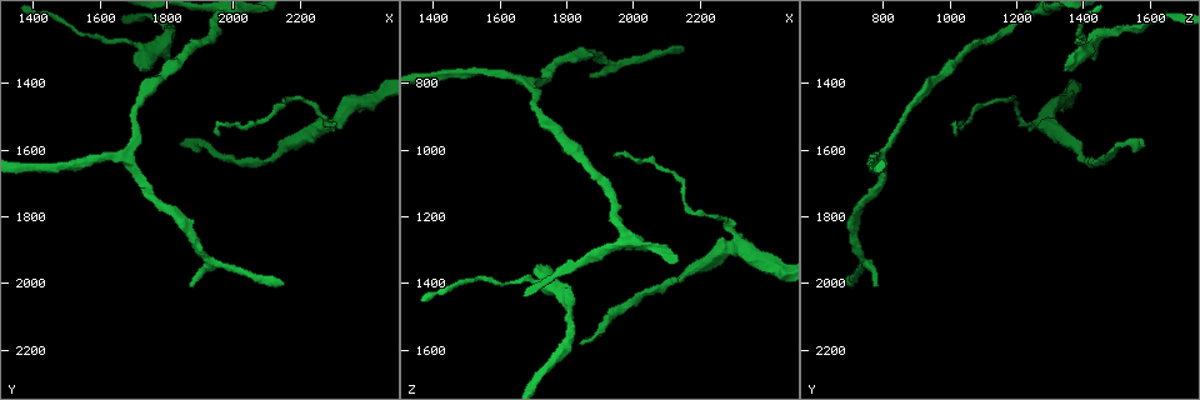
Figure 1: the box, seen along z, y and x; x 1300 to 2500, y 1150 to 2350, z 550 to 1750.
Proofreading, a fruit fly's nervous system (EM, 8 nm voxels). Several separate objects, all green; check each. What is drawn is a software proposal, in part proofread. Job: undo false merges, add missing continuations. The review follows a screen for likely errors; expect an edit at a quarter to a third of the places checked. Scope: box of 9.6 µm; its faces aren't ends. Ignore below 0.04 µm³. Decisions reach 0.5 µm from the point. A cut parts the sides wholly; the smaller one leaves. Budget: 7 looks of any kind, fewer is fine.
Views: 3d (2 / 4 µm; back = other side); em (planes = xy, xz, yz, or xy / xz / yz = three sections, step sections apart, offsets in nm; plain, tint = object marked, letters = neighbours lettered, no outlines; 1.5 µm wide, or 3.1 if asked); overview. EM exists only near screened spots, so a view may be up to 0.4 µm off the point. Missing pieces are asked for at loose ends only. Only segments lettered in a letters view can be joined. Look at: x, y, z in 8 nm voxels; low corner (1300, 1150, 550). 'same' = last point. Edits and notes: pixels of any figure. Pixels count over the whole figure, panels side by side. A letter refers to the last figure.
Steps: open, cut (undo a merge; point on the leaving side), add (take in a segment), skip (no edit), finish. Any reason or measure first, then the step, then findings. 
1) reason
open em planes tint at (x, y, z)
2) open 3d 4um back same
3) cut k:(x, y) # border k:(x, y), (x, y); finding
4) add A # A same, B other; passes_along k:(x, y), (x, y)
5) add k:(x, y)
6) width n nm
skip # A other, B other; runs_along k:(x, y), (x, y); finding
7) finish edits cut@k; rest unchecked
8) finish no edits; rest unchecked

stops while still wide
open em yz step 4 tint at (1720, 1350, 1340)

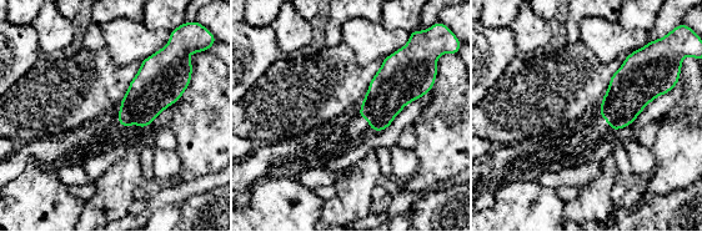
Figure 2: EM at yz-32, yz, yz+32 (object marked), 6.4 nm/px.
another direction
open em planes letters same

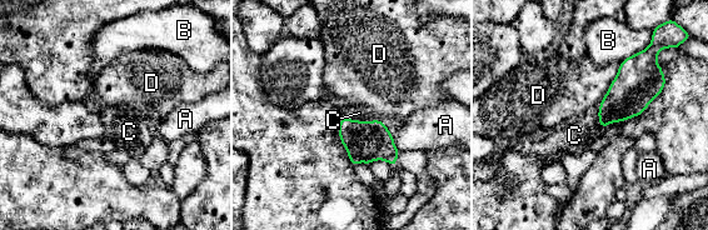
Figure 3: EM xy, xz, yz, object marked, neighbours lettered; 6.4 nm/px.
add C # A other, B other, C same, D other; passes_along 3:(368, 141), (369, 121), (359, 113); the cell continues

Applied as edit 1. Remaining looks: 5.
long arm stops here
open em planes tint at (1850, 1580, 1580)

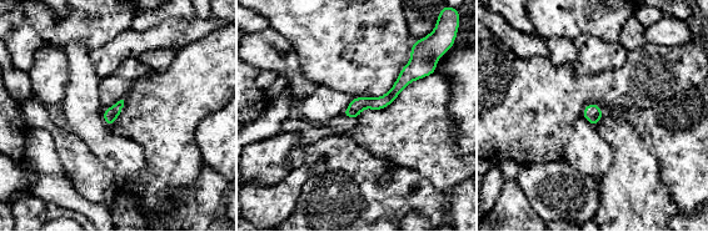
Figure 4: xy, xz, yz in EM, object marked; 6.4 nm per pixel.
see the neighbours
open em planes letters same

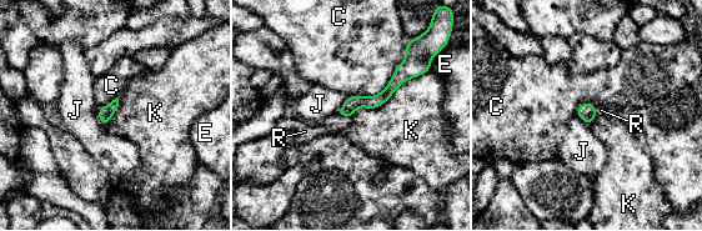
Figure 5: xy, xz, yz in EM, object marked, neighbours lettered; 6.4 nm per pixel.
longest_contact K 550 nm
add R # C other, E other, J other, K other, R same; the cell continues

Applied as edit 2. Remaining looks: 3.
redraw
open overview

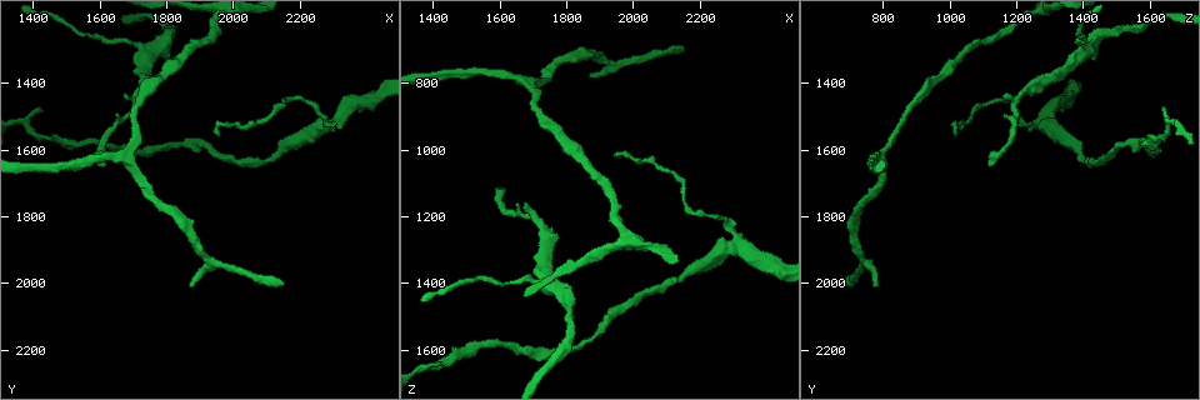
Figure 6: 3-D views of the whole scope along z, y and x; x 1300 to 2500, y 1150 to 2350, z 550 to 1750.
thin end
open em planes tint at (1420, 1480, 1650)

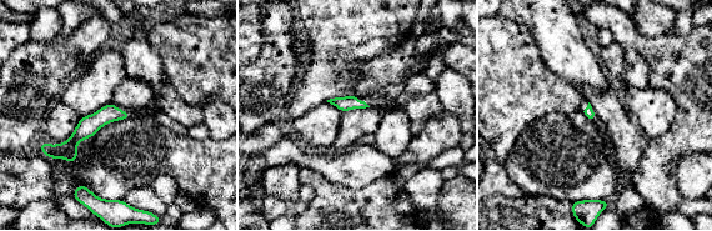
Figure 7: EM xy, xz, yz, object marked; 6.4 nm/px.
what lies round it
open em planes letters same

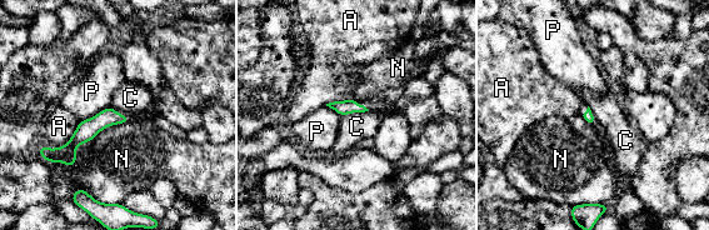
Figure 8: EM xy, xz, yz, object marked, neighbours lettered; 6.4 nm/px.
skip # A other, C other, N other, P other; border 8:(369, 110), (344, 114), (341, 116); none of them fits

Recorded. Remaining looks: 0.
finish edits add@3, add@5; rest unchecked

